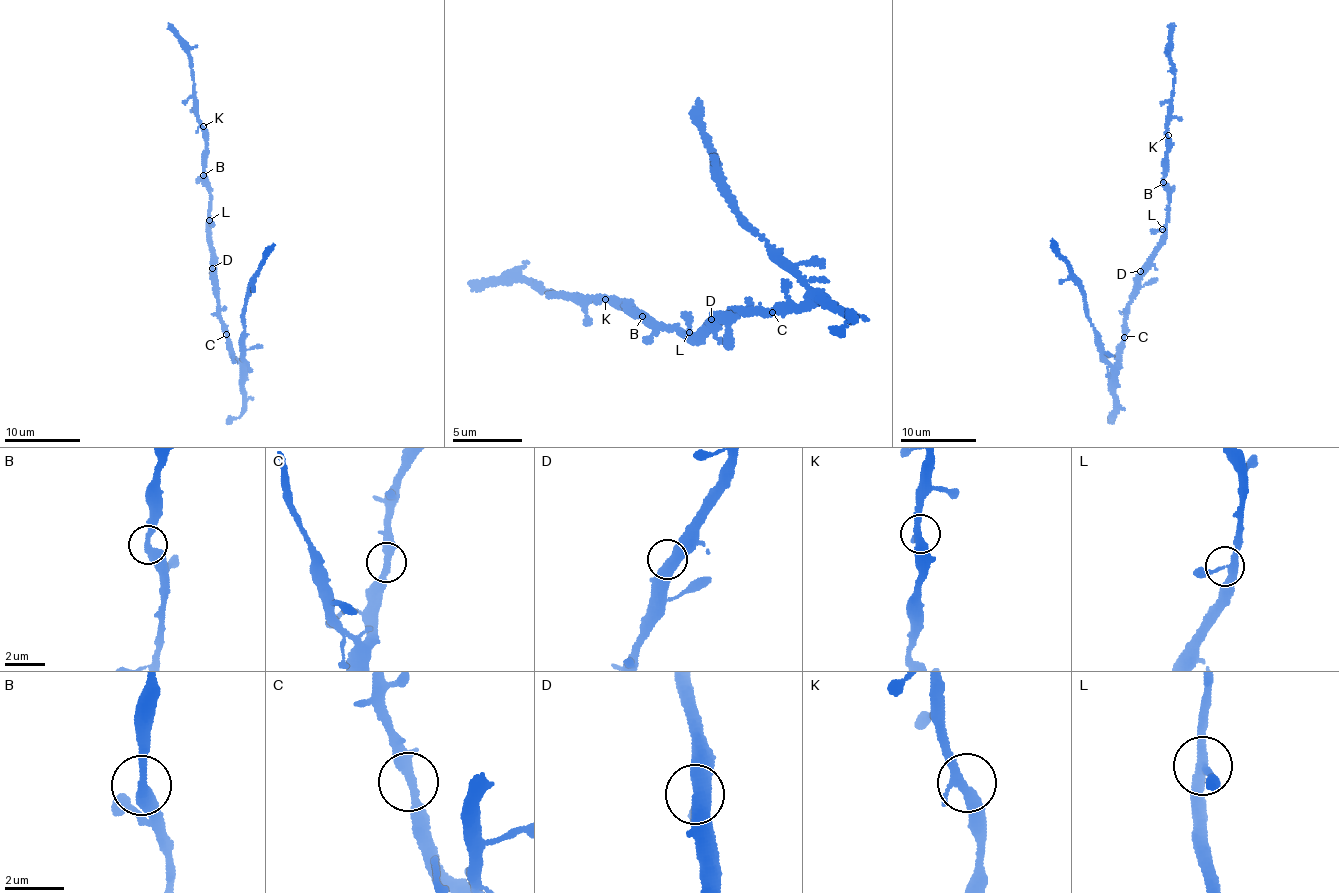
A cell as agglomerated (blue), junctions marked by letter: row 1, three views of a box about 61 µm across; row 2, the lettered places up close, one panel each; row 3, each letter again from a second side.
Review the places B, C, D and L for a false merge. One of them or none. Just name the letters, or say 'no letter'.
no letter

